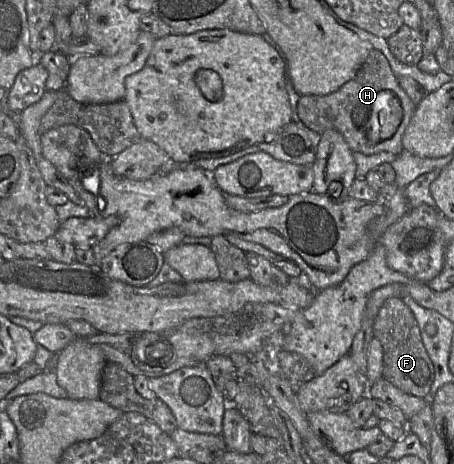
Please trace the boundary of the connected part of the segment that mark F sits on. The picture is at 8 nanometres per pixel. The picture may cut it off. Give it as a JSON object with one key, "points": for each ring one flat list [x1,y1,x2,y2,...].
{"points":[[390,298,383,303,374,321,373,335,383,348,383,377,404,393,430,401,434,365,422,343,412,311,400,298]]}

